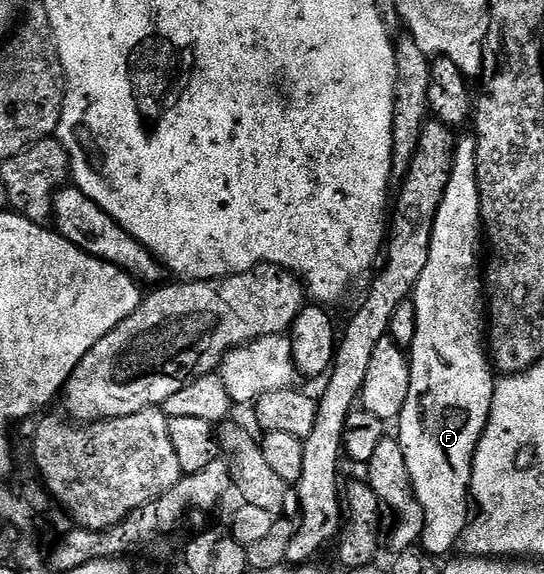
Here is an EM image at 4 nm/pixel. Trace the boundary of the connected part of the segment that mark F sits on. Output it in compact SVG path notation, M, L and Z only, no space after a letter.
M473 134L457 140L454 148L454 164L448 177L448 189L440 201L436 221L432 225L432 245L428 249L428 265L420 273L420 281L414 286L412 300L416 313L415 339L408 348L410 360L410 384L408 401L398 414L396 438L404 449L408 461L408 473L416 497L424 509L424 533L420 540L422 550L435 557L449 556L453 547L459 546L464 529L472 519L470 478L474 454L480 437L488 425L488 417L494 400L495 372L492 359L484 342L484 324L488 319L488 307L484 302L484 267L478 264L478 250L484 247L484 224L480 189L476 177L476 145Z

